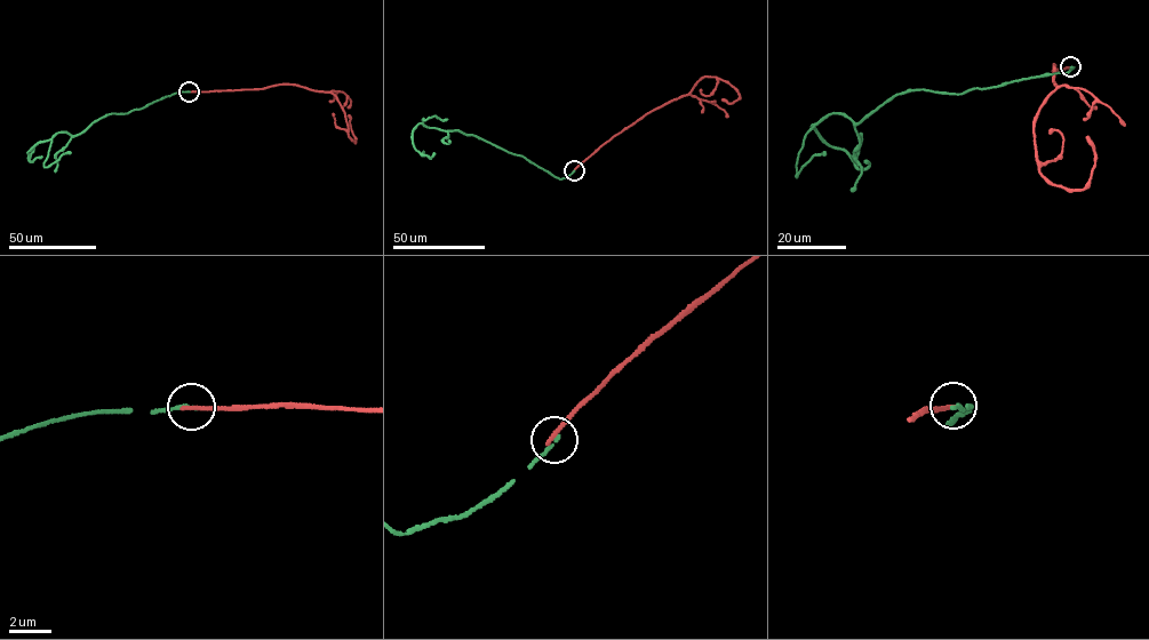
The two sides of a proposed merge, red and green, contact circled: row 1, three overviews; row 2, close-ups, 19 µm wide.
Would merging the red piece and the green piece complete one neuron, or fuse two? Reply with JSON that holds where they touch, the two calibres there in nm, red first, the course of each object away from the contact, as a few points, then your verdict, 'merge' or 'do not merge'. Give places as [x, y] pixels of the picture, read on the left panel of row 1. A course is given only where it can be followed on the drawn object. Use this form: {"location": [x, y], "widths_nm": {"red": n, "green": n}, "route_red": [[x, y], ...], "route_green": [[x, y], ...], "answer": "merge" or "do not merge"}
{"location": [189, 92], "widths_nm": {"red": 220, "green": 180}, "route_red": [[189, 92], [295, 84], [330, 92], [344, 112], [348, 135], [354, 142], [349, 114]], "route_green": [[189, 92], [161, 97], [127, 113], [106, 114], [74, 136], [56, 133], [44, 166], [49, 166], [71, 152]], "answer": "do not merge"}

